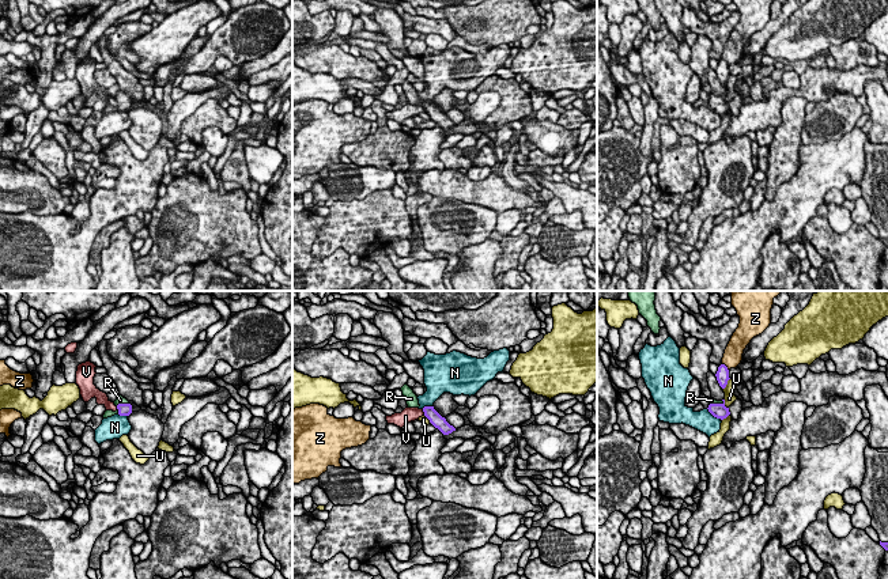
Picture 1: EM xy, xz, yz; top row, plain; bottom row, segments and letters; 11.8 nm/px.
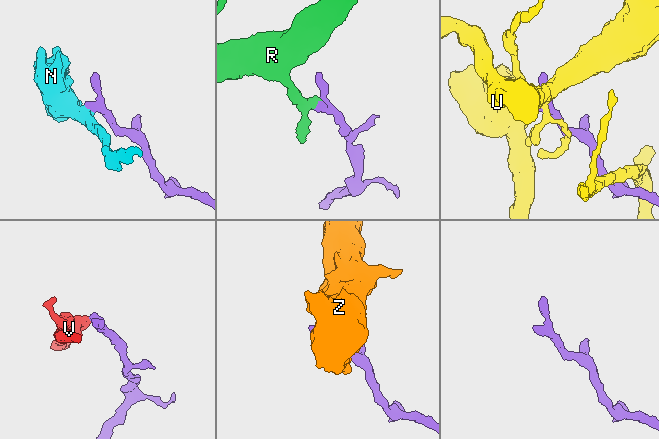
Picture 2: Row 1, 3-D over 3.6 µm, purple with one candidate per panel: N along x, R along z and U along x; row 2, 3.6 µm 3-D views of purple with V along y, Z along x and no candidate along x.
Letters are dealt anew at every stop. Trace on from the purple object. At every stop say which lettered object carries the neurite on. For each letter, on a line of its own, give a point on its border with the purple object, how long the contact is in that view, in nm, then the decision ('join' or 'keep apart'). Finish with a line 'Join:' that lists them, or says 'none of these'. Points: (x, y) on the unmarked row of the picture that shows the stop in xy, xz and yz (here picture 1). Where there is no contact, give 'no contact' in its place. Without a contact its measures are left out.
N: yz (714, 112) | 220 nm | keep apart
R: yz (717, 99) | 180 nm | join
U: yz (726, 79) | 170 nm | keep apart
V: xz (423, 106) | 90 nm | keep apart
Z: yz (726, 63) | 120 nm | keep apart
Join: R

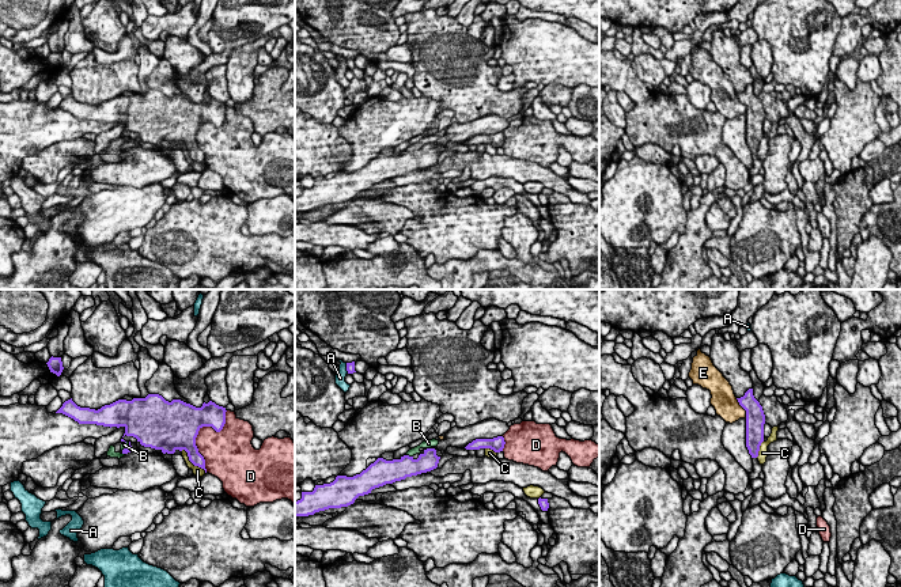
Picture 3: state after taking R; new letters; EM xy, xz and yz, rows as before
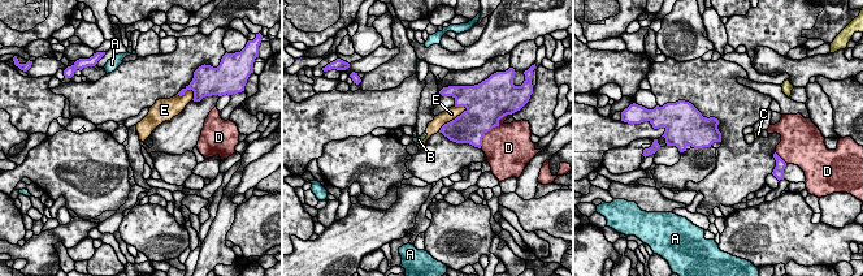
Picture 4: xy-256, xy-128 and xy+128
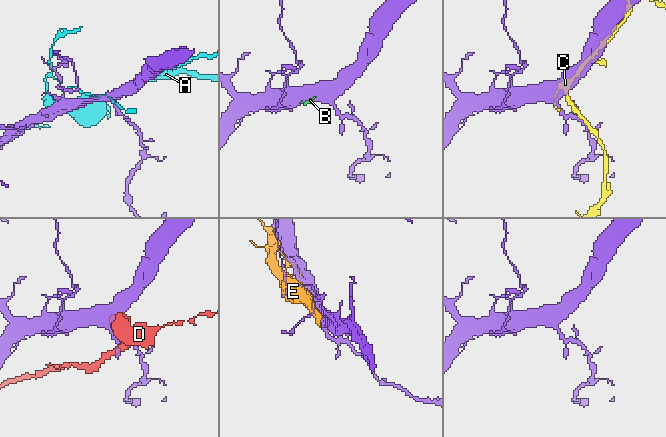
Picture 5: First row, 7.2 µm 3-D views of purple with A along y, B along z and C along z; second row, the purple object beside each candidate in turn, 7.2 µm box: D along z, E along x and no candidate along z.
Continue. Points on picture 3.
A: xz (347, 64) | 130 nm | keep apart
B: xz (408, 151) | 90 nm | keep apart
C: xy (192, 158) | 400 nm | keep apart
D: xy (199, 125) | 800 nm | keep apart
E: yz (742, 102) | 280 nm | keep apart
Join: none of these

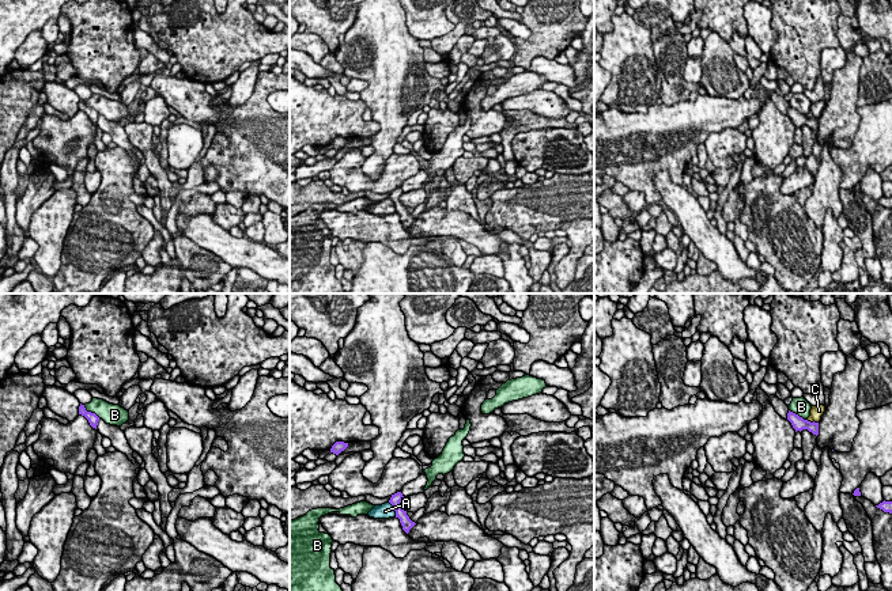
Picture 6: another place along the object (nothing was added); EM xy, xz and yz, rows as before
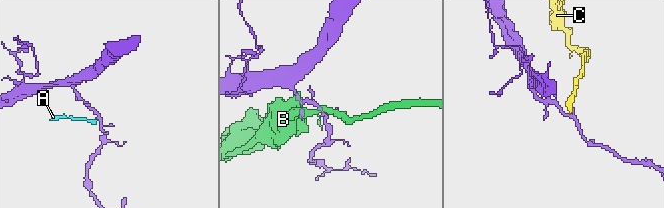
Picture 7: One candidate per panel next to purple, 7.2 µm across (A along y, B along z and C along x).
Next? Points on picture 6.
A: xz (395, 204) | 190 nm | keep apart
B: xy (90, 108) | 260 nm | keep apart
C: yz (813, 117) | 150 nm | keep apart
Join: none of these

